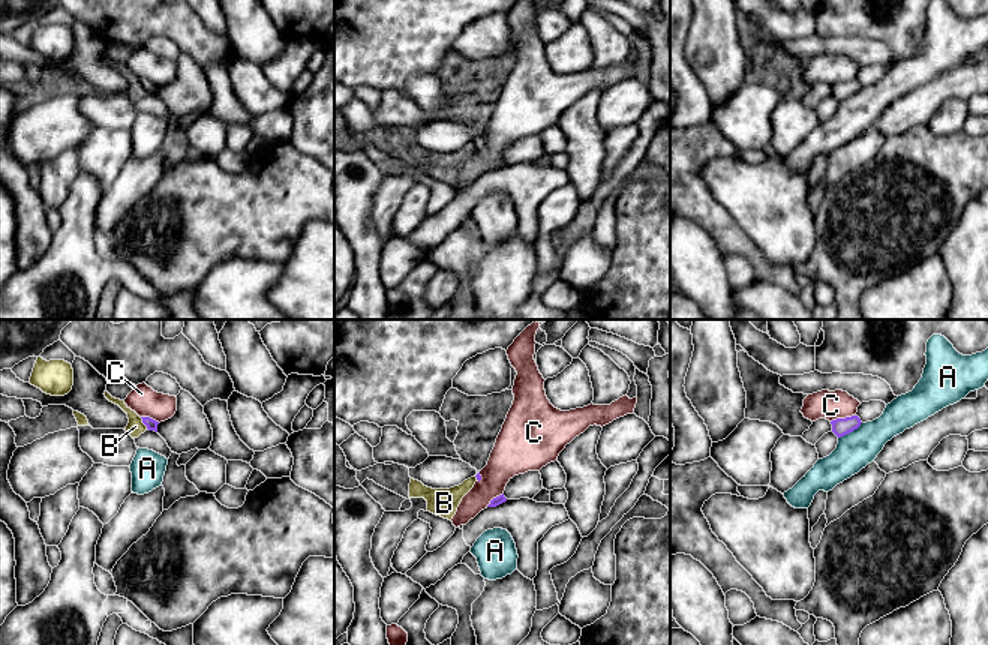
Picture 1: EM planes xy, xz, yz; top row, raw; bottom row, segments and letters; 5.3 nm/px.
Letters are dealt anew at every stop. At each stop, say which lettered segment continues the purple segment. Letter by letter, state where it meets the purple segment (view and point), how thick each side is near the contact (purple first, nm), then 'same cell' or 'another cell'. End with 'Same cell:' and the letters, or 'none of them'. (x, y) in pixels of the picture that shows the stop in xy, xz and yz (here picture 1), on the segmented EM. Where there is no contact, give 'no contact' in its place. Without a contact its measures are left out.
A: yz (850, 431) | 100/200 nm | another cell
B: xy (143, 422) | 60/90 nm | another cell
C: yz (843, 419) | 100/160 nm | another cell
Same cell: none of them

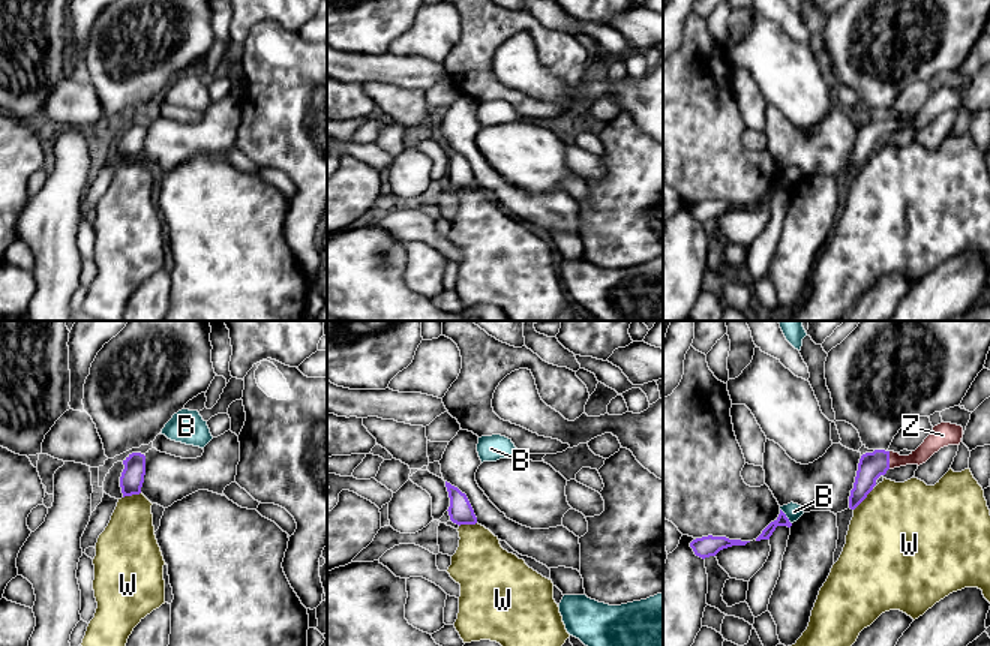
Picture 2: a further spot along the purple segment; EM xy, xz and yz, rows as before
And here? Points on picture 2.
B: yz (785, 516) | 60/90 nm | another cell
W: yz (864, 498) | 140/500 nm | another cell
Z: yz (888, 460) | 140/100 nm | same cell
Same cell: Z

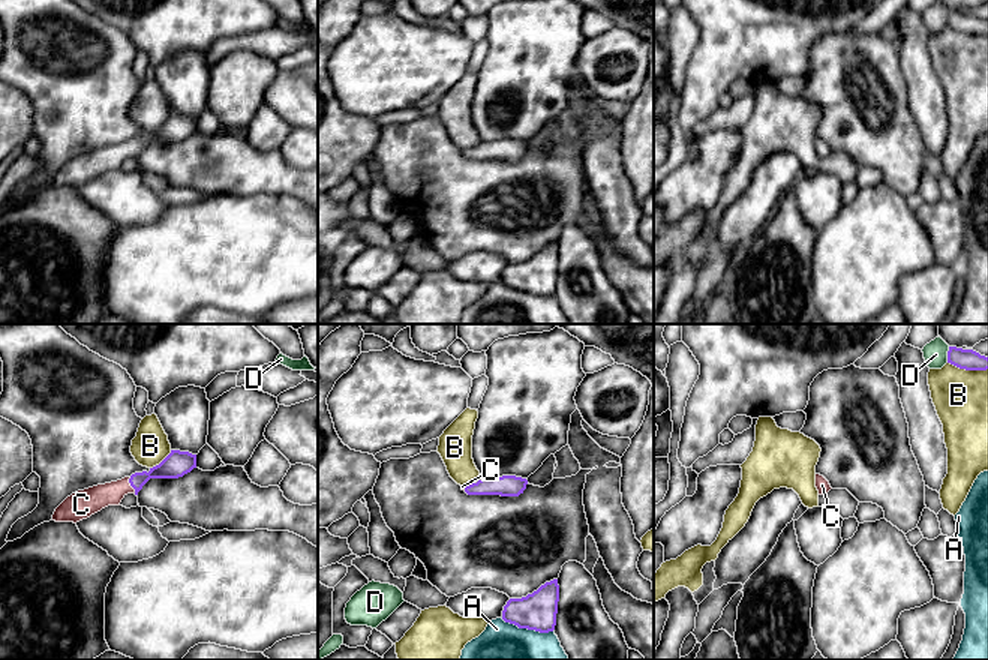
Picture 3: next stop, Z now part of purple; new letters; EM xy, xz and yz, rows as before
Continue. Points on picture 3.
A: xz (526, 627) | 200/380 nm | another cell
B: xy (162, 461) | 140/200 nm | another cell
C: xy (131, 485) | 130/140 nm | same cell
D: yz (948, 354) | 110/130 nm | another cell
Same cell: C

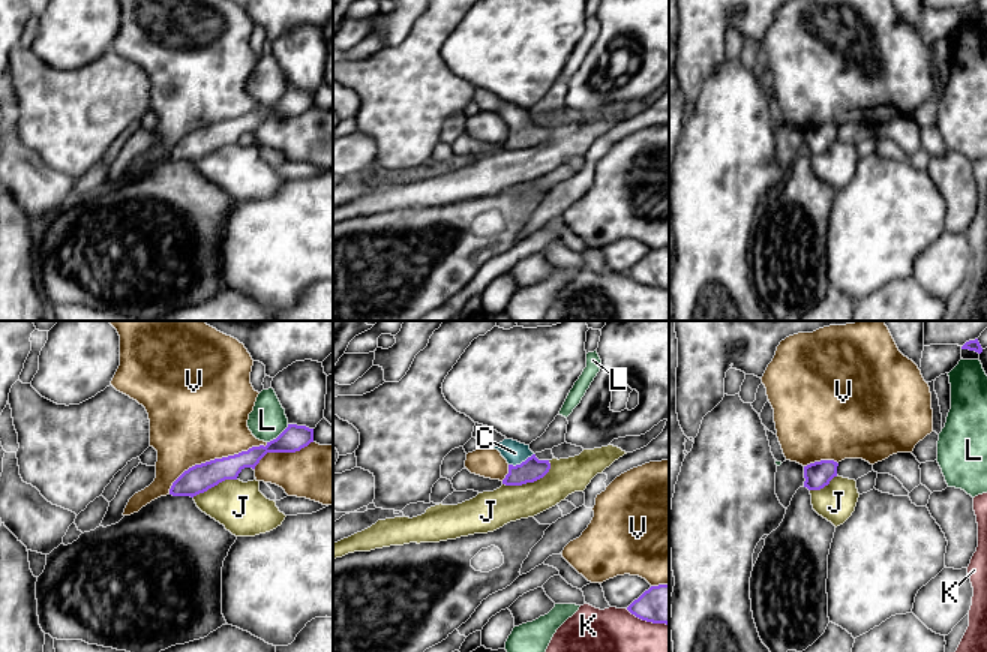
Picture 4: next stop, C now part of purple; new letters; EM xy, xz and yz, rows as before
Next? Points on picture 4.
C: xz (522, 462) | 120/120 nm | same cell
J: xz (528, 481) | 120/200 nm | another cell
K: xz (647, 621) | 220/240 nm | another cell
L: xy (279, 435) | 140/200 nm | another cell
V: xy (215, 459) | 150/500 nm | another cell
Same cell: C

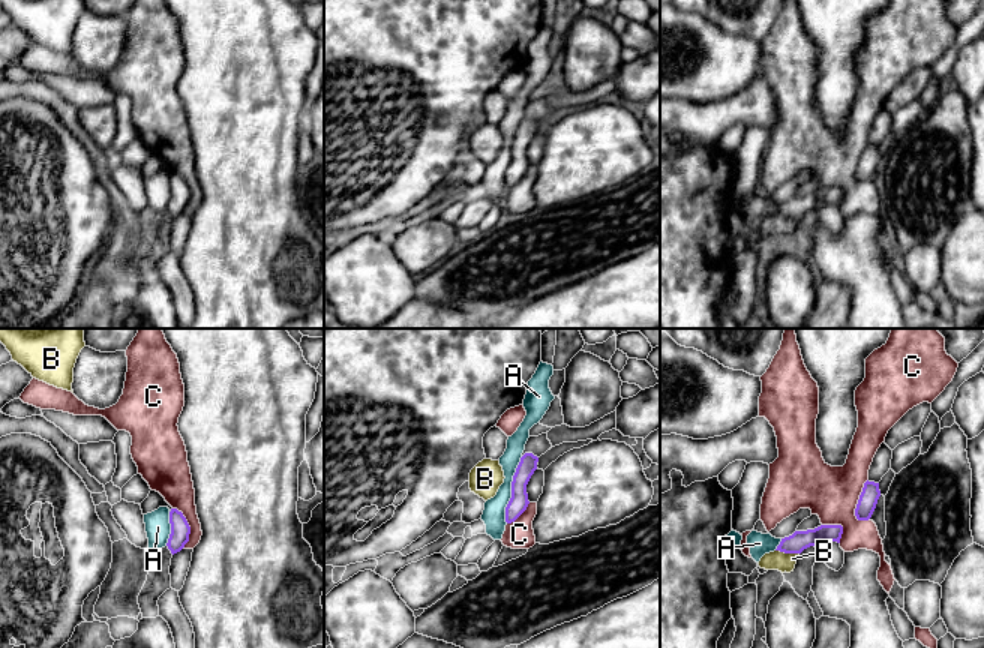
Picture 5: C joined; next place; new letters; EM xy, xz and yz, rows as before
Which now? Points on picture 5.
A: xz (512, 489) | 100/130 nm | another cell
B: yz (788, 552) | 110/100 nm | another cell
C: yz (858, 500) | 100/280 nm | another cell
Same cell: none of them

